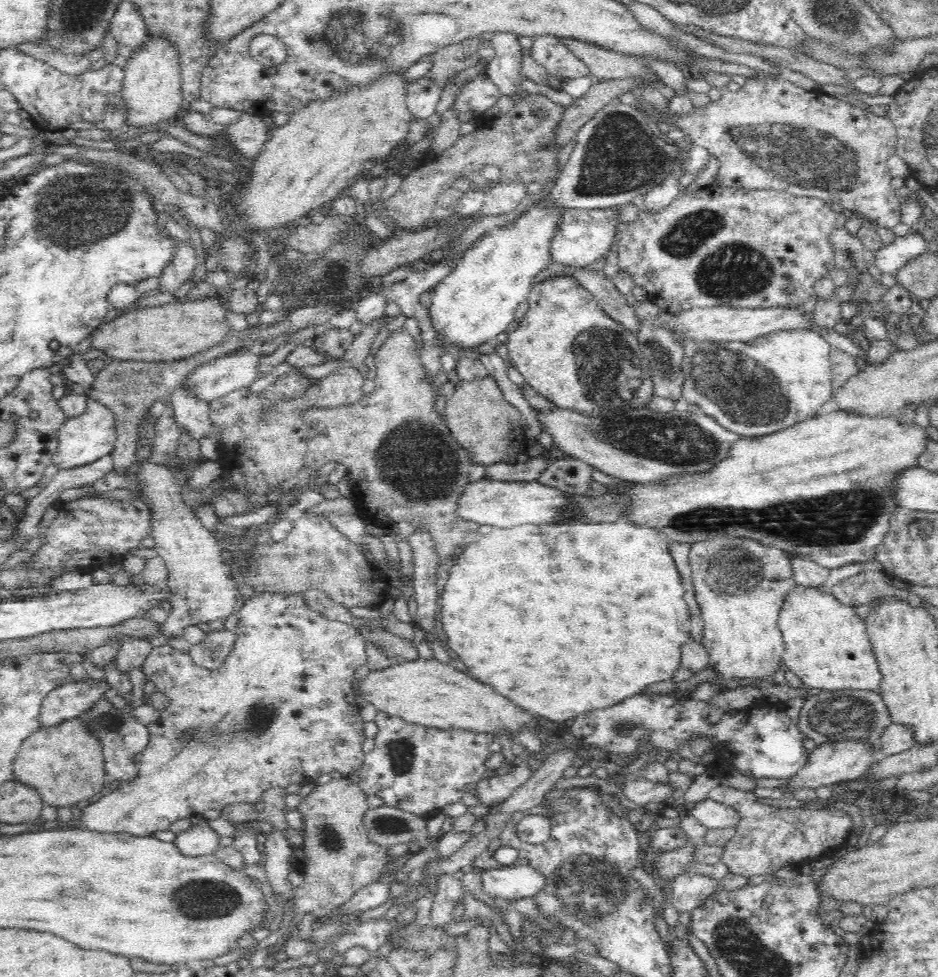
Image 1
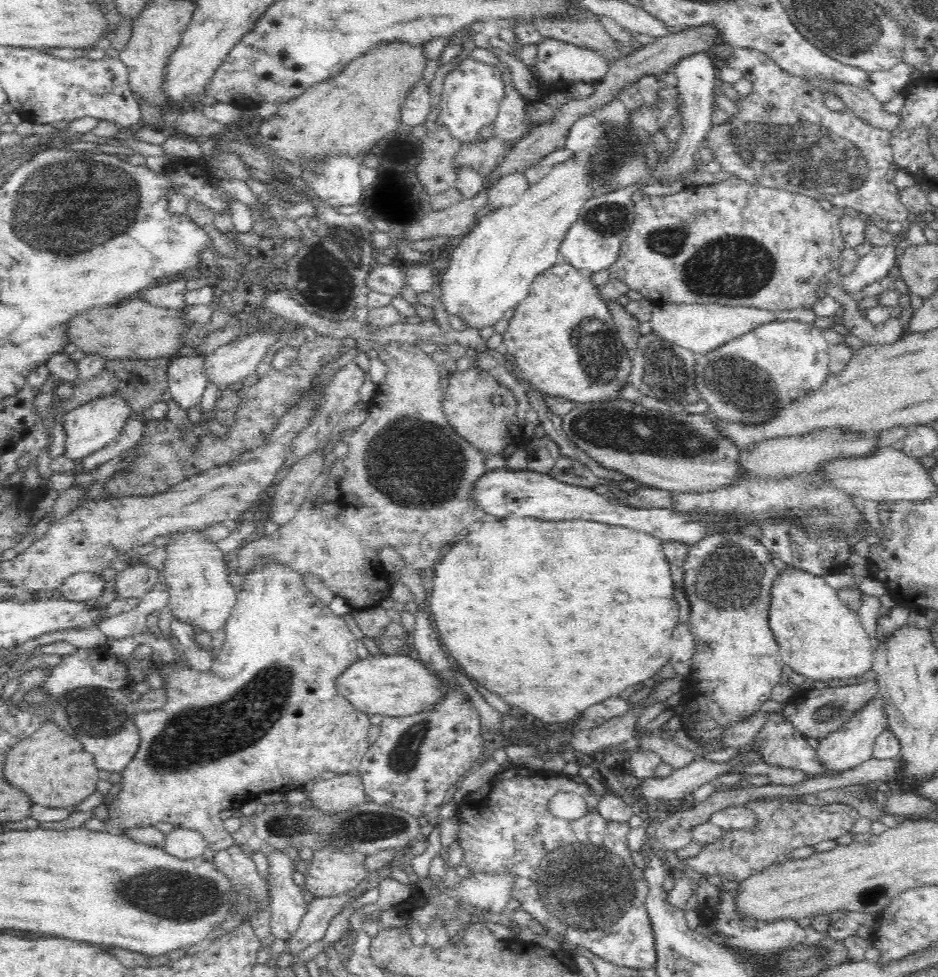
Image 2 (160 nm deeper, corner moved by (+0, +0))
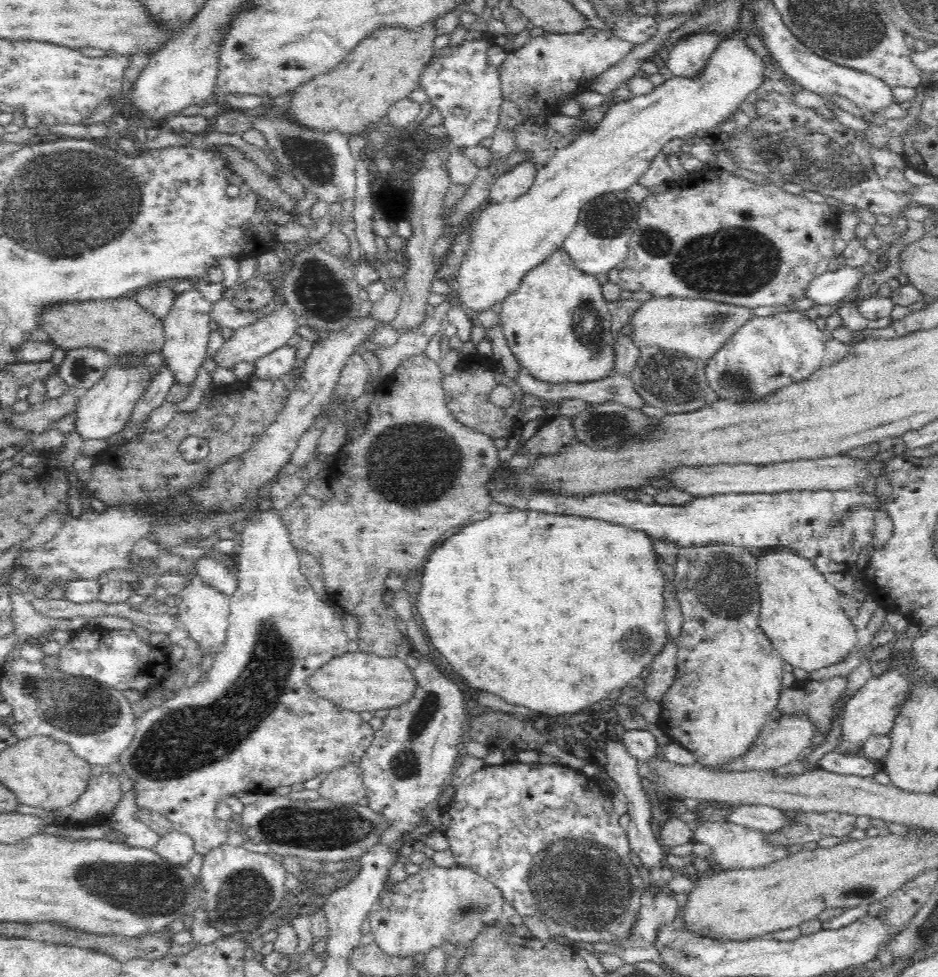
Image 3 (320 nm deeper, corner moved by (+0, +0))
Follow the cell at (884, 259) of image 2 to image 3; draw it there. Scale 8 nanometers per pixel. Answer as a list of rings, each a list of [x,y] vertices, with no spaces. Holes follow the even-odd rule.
[[[844,266],[834,271],[828,271],[812,281],[806,290],[806,296],[816,304],[838,306],[841,300],[850,296],[859,288],[866,272],[861,267]]]

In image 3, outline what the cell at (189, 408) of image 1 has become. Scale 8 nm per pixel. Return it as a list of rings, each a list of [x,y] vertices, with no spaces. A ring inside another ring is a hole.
[[[190,289],[178,294],[172,310],[164,317],[165,344],[162,349],[163,366],[173,375],[174,383],[184,388],[190,388],[196,384],[200,368],[208,355],[208,336],[212,334],[210,322],[212,322],[212,303],[208,302],[199,289]]]

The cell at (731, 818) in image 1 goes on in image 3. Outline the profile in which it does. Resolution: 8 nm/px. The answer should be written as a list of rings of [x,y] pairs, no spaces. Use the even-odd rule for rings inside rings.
[[[761,804],[734,806],[725,821],[764,833],[775,831],[787,823],[782,810]]]

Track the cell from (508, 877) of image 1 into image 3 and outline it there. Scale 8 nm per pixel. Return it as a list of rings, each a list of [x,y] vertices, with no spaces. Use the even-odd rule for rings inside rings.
[[[431,865],[415,875],[408,875],[403,881],[386,885],[385,895],[380,901],[382,902],[380,910],[370,912],[367,919],[374,942],[391,956],[414,958],[416,954],[428,954],[432,948],[441,947],[446,942],[455,947],[460,945],[465,950],[474,942],[474,937],[484,925],[500,923],[504,919],[505,899],[502,892],[492,882],[468,867],[443,868]]]

